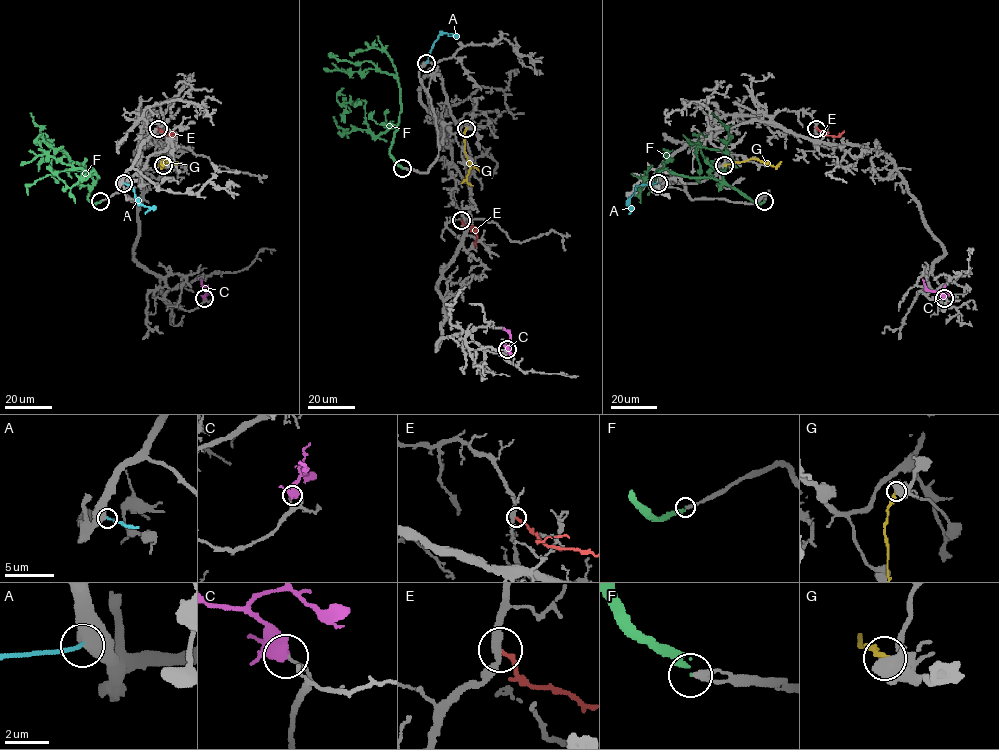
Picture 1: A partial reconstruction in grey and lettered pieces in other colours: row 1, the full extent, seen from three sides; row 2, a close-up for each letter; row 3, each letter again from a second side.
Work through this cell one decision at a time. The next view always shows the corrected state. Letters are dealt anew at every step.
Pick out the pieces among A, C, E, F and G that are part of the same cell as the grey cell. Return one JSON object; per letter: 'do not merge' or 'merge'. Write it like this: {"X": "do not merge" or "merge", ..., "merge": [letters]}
{"A": "merge", "C": "do not merge", "E": "do not merge", "F": "merge", "G": "do not merge", "merge": ["A", "F"]}

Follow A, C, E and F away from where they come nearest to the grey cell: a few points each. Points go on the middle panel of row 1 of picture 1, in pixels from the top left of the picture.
A: (426, 63), (439, 34), (453, 35), (448, 33)
C: (507, 349), (509, 333), (504, 327)
E: (461, 220), (475, 232), (475, 248)
F: (402, 168), (390, 152), (401, 103), (397, 79), (369, 61), (340, 60), (330, 55), (331, 53)

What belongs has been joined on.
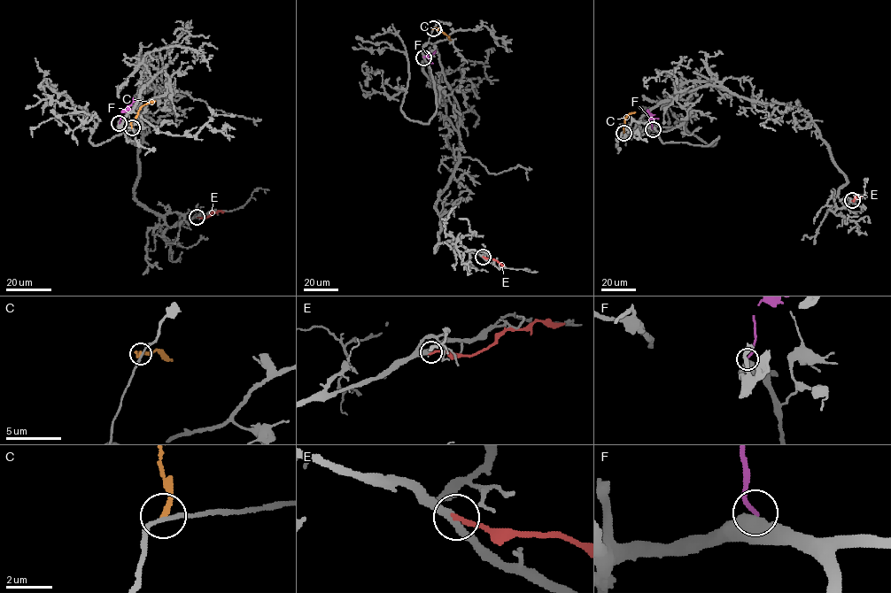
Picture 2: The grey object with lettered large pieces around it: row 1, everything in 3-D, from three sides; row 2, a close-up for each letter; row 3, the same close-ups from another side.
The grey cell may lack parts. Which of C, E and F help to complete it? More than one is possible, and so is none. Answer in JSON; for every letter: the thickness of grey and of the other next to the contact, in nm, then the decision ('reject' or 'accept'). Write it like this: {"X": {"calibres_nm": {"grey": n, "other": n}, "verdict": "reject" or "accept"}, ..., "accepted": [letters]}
{"C": {"calibres_nm": {"grey": 170, "other": 240}, "verdict": "reject"}, "E": {"calibres_nm": {"grey": 340, "other": 200}, "verdict": "reject"}, "F": {"calibres_nm": {"grey": 480, "other": 180}, "verdict": "reject"}, "accepted": []}

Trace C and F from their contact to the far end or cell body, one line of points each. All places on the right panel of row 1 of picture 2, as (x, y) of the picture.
C: (623, 133), (624, 119), (635, 111)
F: (653, 129), (652, 119), (646, 112)

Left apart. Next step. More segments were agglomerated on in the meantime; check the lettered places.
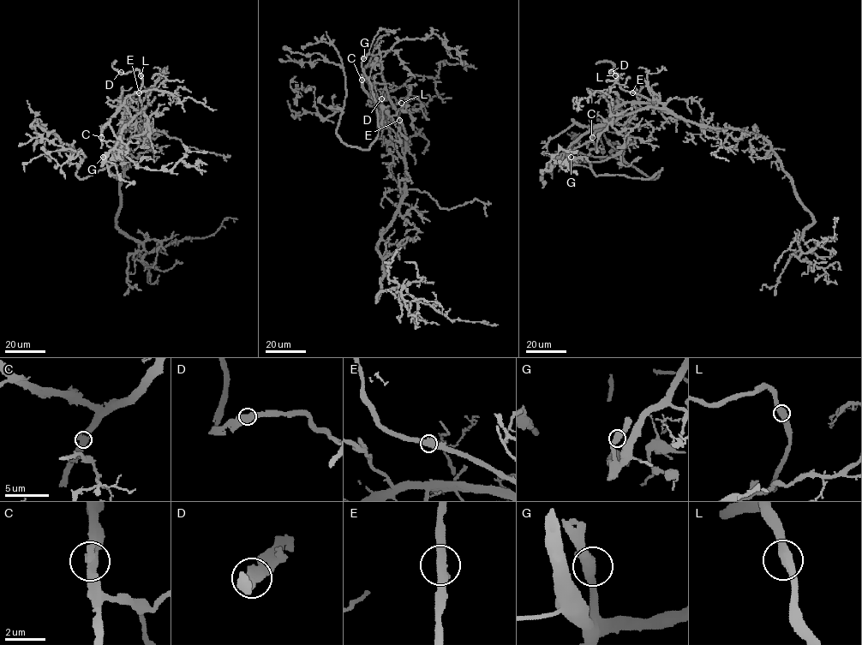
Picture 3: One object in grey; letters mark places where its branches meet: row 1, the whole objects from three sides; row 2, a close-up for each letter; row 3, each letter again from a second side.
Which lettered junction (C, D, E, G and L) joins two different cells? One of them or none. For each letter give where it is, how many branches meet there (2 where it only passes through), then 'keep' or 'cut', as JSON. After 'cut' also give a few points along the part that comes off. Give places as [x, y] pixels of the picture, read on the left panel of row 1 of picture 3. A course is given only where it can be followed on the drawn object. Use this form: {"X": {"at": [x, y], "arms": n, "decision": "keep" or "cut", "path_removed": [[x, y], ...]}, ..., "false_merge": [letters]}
{"C": {"at": [101, 137], "arms": 2, "decision": "keep"}, "D": {"at": [121, 72], "arms": 2, "decision": "keep"}, "E": {"at": [139, 92], "arms": 2, "decision": "keep"}, "G": {"at": [103, 157], "arms": 2, "decision": "keep"}, "L": {"at": [140, 75], "arms": 2, "decision": "keep"}, "false_merge": []}

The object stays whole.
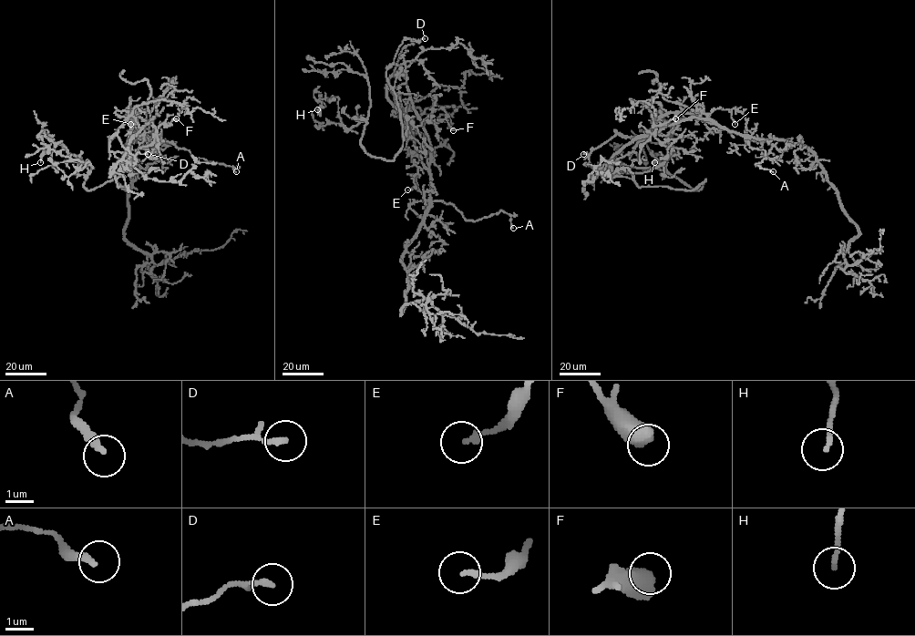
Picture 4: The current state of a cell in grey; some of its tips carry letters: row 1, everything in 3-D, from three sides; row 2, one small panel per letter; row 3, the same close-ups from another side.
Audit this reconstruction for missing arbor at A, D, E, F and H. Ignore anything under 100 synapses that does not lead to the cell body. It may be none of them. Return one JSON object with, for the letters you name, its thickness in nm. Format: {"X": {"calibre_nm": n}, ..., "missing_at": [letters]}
{"missing_at": []}

